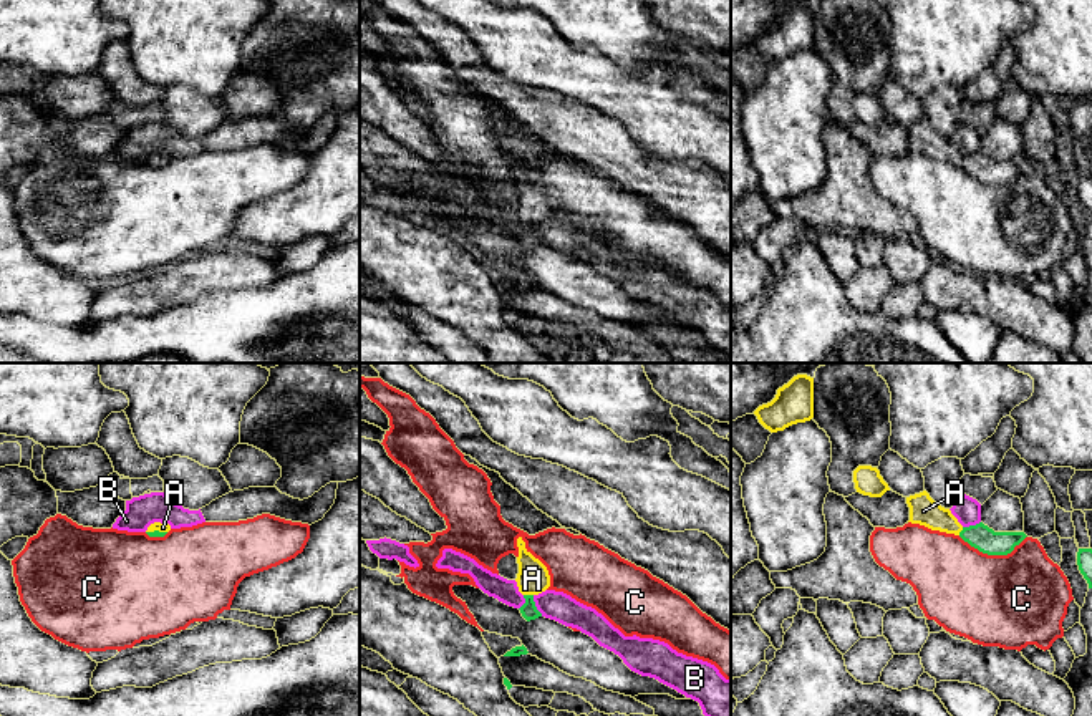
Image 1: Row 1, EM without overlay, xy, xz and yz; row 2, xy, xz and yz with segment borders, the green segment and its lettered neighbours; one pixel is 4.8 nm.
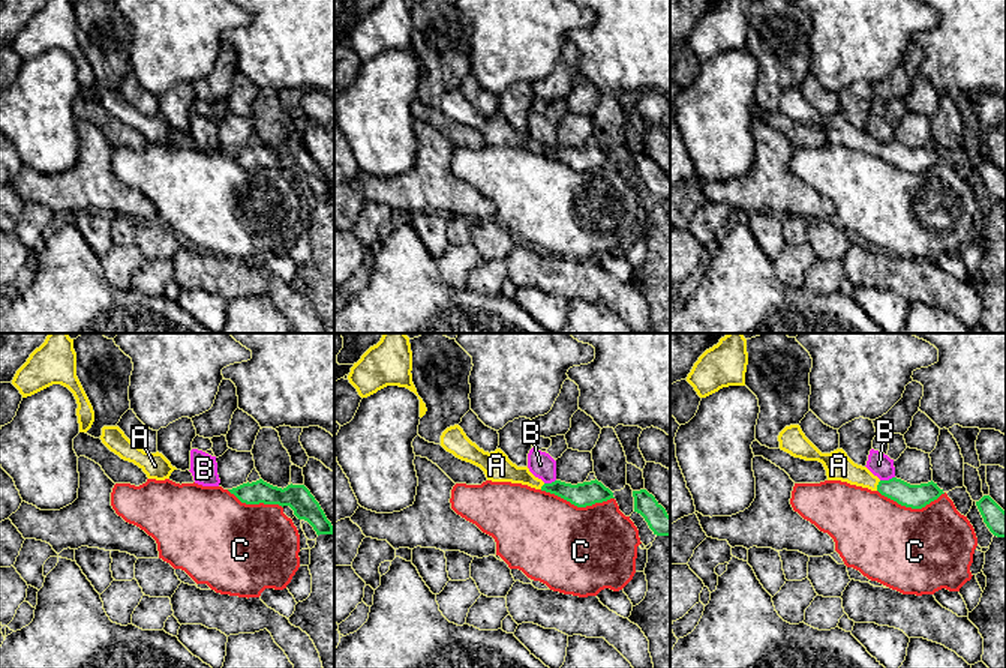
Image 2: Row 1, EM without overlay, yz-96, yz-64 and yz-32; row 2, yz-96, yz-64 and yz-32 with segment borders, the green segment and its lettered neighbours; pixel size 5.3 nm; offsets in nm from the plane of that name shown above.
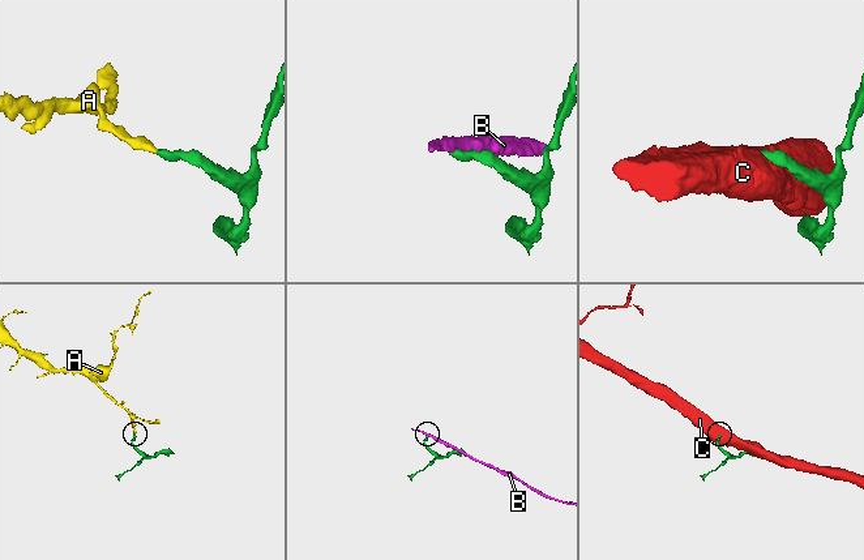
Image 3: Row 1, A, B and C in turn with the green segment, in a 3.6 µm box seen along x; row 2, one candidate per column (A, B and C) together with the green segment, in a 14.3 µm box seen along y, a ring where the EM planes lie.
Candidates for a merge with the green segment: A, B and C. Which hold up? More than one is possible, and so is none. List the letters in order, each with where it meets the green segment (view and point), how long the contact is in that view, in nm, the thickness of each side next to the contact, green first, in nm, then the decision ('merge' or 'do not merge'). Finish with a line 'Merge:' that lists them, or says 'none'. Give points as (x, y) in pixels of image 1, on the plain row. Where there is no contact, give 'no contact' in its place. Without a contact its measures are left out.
A: xz (529, 224) | 50 nm | 80/160 nm | merge
B: xz (534, 234) | 120 nm | 80/140 nm | do not merge
C: yz (993, 183) | 340 nm | 120/460 nm | do not merge
Merge: A

